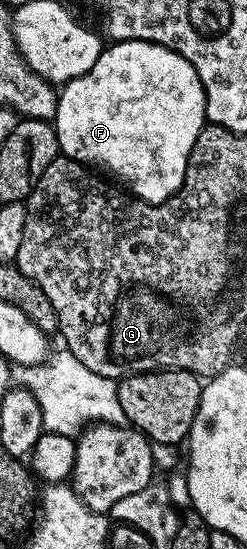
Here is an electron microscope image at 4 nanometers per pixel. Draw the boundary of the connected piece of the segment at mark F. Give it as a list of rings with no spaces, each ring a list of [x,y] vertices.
[[[141,39],[116,41],[108,46],[101,50],[98,61],[94,61],[86,73],[63,84],[59,92],[54,126],[60,155],[65,159],[77,159],[101,172],[109,171],[113,175],[111,178],[137,199],[164,203],[178,193],[184,183],[194,141],[198,141],[198,133],[206,125],[204,86],[194,65],[169,47],[143,43]]]

